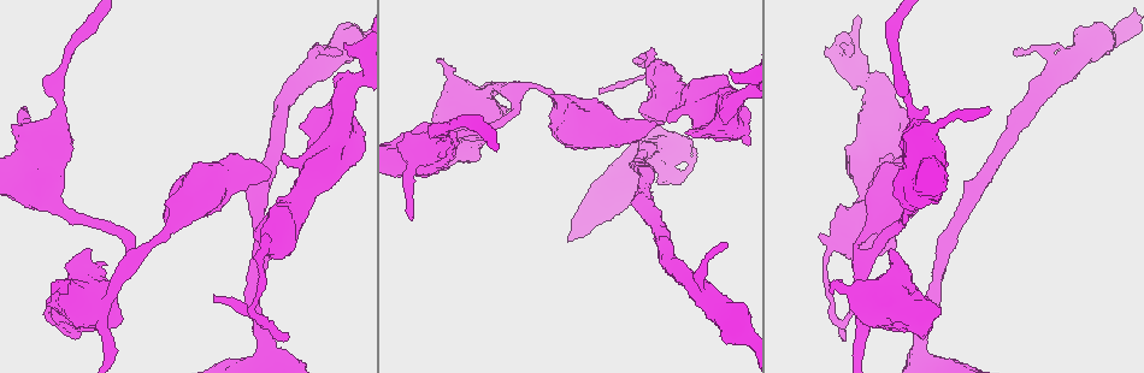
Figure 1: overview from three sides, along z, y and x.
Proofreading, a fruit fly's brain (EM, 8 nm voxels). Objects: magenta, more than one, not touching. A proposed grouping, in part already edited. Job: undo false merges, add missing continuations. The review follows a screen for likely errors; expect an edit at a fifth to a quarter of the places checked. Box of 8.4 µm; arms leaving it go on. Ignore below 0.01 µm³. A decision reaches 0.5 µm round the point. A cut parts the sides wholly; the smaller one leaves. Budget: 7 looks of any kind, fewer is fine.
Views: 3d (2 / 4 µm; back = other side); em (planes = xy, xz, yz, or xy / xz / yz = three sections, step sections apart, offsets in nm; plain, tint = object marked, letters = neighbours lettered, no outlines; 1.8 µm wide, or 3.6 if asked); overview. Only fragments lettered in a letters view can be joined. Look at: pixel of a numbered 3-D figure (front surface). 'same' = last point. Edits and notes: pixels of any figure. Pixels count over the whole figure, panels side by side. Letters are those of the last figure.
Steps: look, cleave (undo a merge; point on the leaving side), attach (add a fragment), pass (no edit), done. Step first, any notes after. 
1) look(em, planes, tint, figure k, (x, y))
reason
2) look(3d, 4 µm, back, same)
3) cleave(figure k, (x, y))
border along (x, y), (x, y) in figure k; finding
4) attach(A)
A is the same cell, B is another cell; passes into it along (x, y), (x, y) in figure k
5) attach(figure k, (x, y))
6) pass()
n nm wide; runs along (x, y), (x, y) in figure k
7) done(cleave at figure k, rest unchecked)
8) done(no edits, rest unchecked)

look(em, 3.6 µm, planes, tint, figure 1, (444, 140))
sudden change in width

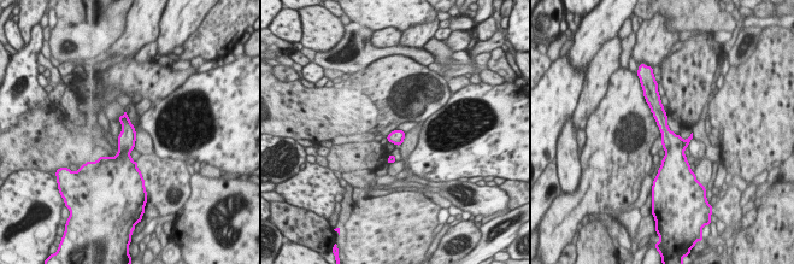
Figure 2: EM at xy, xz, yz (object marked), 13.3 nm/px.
look(em, 3.6 µm, planes, letters, same)
what lies round it

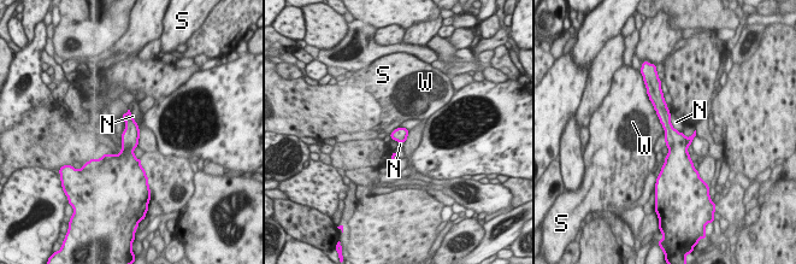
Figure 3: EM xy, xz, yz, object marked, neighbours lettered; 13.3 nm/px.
pass()
N, S and W are other cells; runs along (658, 99), (673, 139), (667, 166) in figure 3; continuous, no second neuron

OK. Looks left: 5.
look(em, xz, step 4, plain, figure 1, (438, 61))
free end

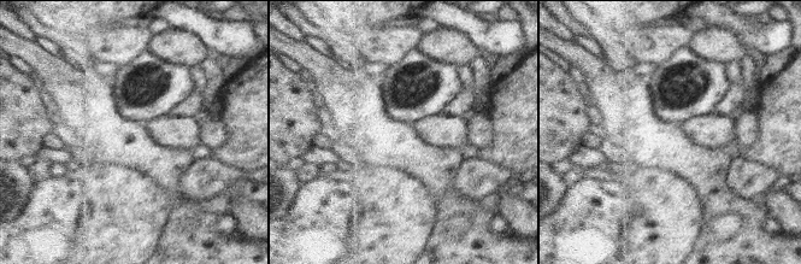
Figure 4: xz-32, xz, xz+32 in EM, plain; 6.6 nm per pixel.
look(em, xz, step 4, letters, same)

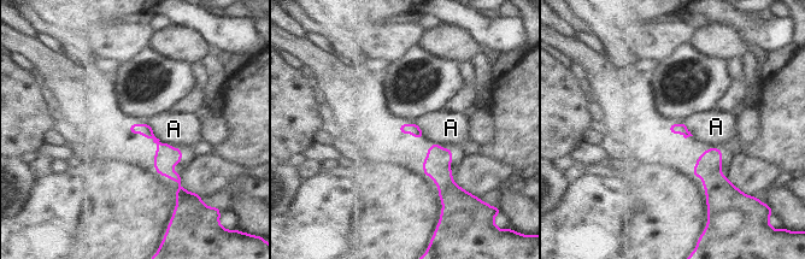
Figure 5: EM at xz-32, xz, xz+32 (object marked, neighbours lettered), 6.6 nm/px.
pass()
A is another cell; border along (148, 122), (153, 134), (160, 140) in figure 5; no lettered fragment goes on from it

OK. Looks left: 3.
look(em, xz, step 16, letters, figure 1, (598, 94))
tapers out

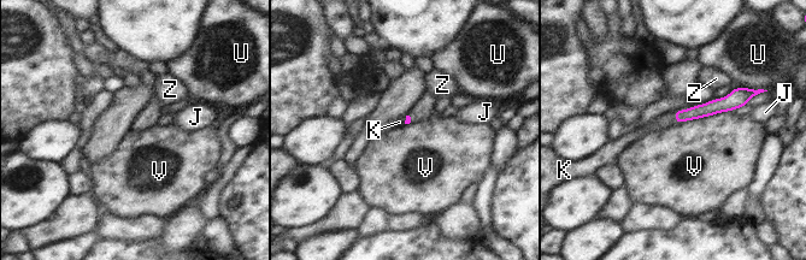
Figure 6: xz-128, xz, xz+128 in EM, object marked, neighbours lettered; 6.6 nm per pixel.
attach(K)
V touches over 400 nm; K is the same cell, J, U, V and Z are other cells; passes into it along (711, 107), (675, 117), (665, 120) in figure 6; it goes on there

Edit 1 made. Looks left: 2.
done(attach at figure 6, rest unchecked)

